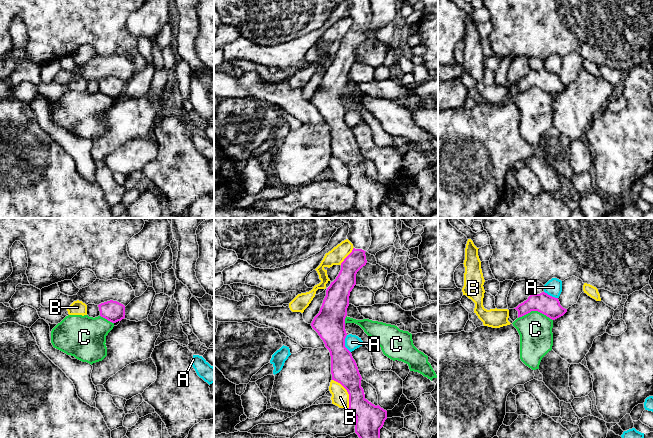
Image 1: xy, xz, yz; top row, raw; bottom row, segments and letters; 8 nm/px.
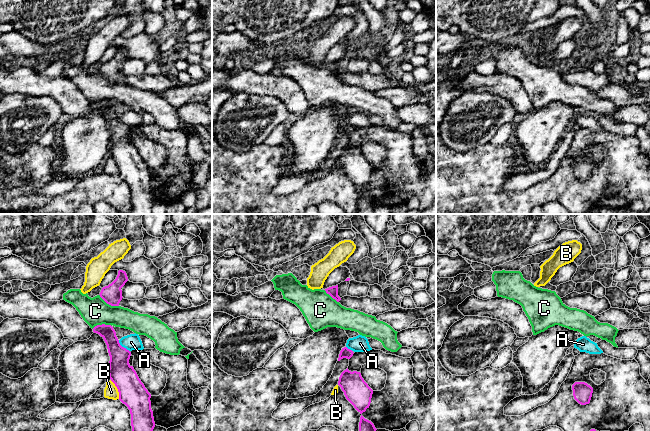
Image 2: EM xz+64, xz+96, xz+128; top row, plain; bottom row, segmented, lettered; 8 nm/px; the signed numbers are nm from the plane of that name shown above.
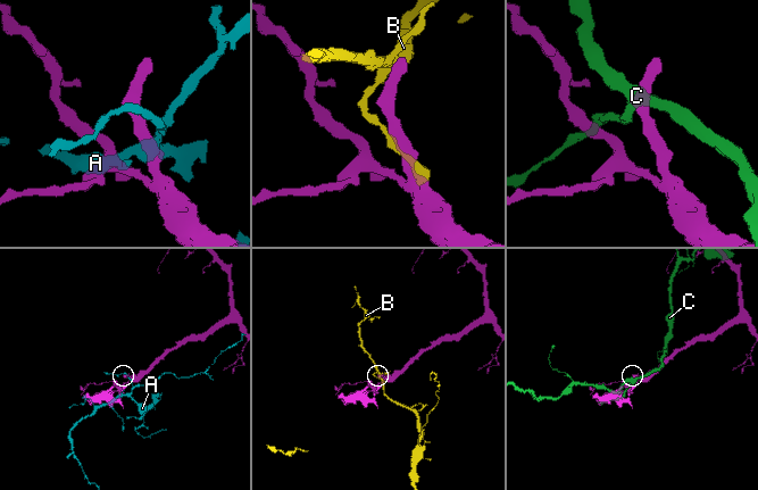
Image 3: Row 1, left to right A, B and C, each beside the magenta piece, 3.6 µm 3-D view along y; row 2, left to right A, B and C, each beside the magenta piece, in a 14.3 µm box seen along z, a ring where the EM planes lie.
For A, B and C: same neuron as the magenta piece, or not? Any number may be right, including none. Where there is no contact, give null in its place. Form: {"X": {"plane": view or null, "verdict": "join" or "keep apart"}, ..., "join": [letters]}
{"A": {"plane": "xz", "verdict": "keep apart"}, "B": {"plane": "xz", "verdict": "keep apart"}, "C": {"plane": "yz", "verdict": "keep apart"}, "join": []}

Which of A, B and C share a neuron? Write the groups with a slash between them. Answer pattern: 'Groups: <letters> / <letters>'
Groups: A / B / C

